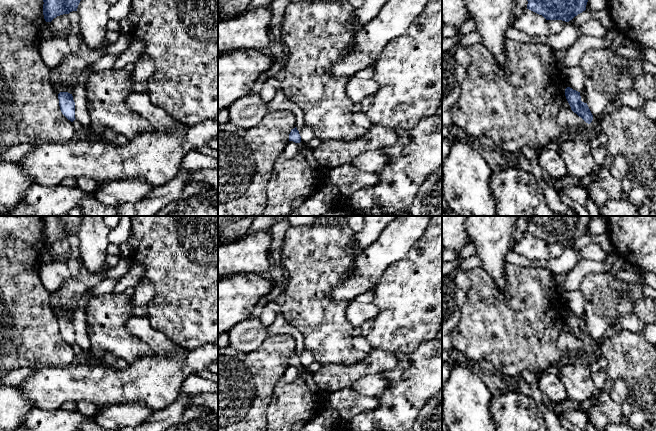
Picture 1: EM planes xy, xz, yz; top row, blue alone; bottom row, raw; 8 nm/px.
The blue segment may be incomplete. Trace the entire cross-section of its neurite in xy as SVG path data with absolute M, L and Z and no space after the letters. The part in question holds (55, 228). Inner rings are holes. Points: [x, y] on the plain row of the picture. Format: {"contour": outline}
{"contour": "M42 216L43 239L46 246L57 240L77 235L84 216Z"}

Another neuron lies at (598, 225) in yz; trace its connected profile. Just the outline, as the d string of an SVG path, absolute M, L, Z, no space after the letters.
M591 216L588 223L586 234L591 236L597 236L607 233L608 221L603 216Z

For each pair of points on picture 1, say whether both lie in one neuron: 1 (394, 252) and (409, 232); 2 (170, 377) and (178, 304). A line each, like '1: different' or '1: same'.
1: same
2: different

